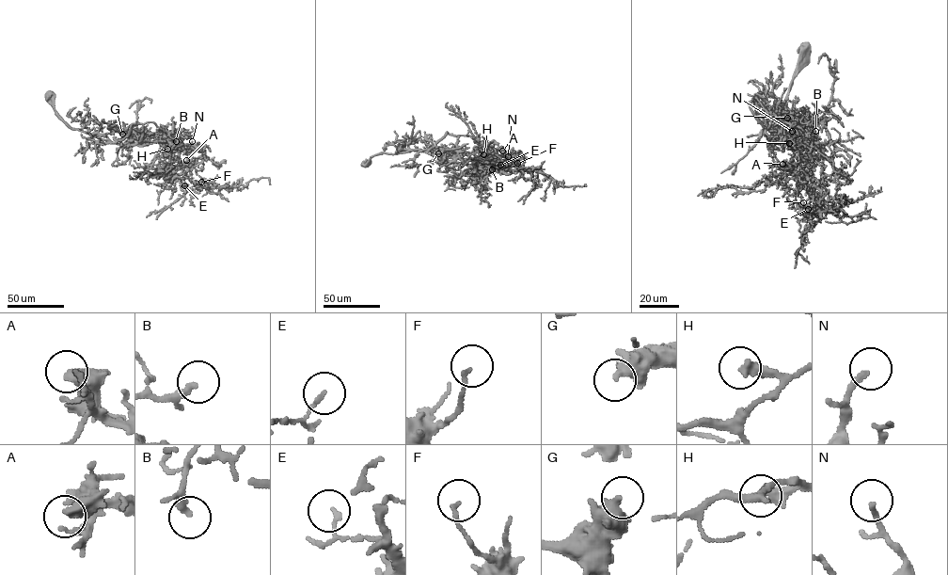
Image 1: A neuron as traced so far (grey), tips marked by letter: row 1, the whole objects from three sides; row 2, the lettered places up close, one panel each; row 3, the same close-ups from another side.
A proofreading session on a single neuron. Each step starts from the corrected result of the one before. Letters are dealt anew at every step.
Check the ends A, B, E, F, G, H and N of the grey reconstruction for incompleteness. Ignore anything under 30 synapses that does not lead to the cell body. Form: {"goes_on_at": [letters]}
{"goes_on_at": ["A", "B", "N"]}

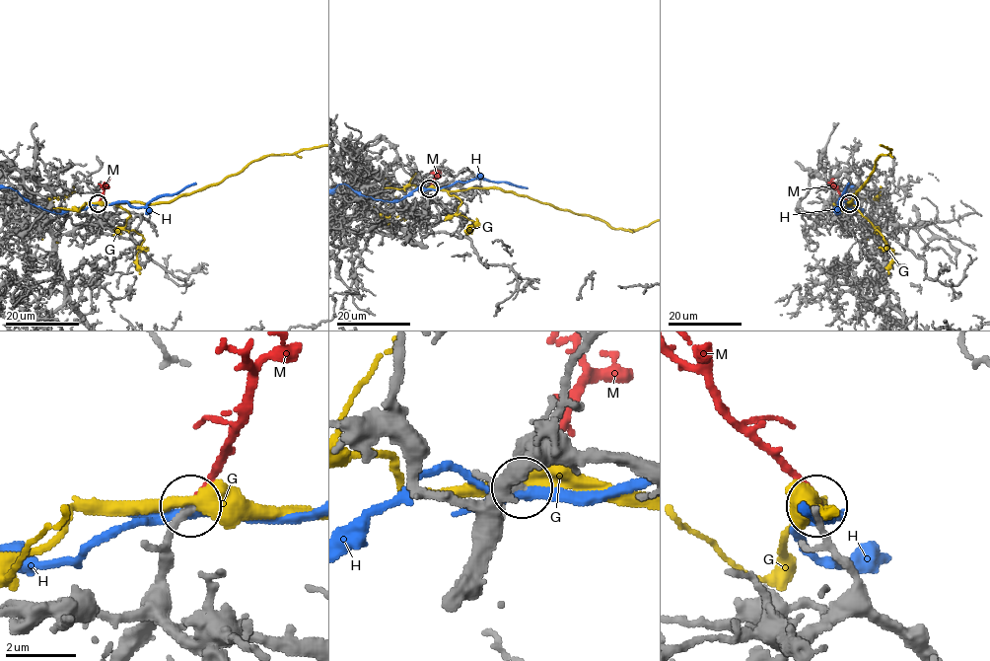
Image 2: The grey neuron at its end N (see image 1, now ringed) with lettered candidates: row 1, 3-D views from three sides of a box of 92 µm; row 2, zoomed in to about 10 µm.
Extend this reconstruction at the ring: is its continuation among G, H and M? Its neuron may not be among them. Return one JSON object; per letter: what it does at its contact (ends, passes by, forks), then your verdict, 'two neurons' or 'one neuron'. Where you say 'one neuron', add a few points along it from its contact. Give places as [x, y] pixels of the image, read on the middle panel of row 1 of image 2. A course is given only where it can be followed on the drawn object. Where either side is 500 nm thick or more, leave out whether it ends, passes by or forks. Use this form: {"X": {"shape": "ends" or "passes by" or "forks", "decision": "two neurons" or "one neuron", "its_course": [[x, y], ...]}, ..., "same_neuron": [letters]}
{"G": {"shape": "passes by", "decision": "two neurons"}, "H": {"shape": "forks", "decision": "two neurons"}, "M": {"shape": "ends", "decision": "one neuron", "its_course": [[428, 188], [440, 171], [441, 174]]}, "same_neuron": ["M"]}

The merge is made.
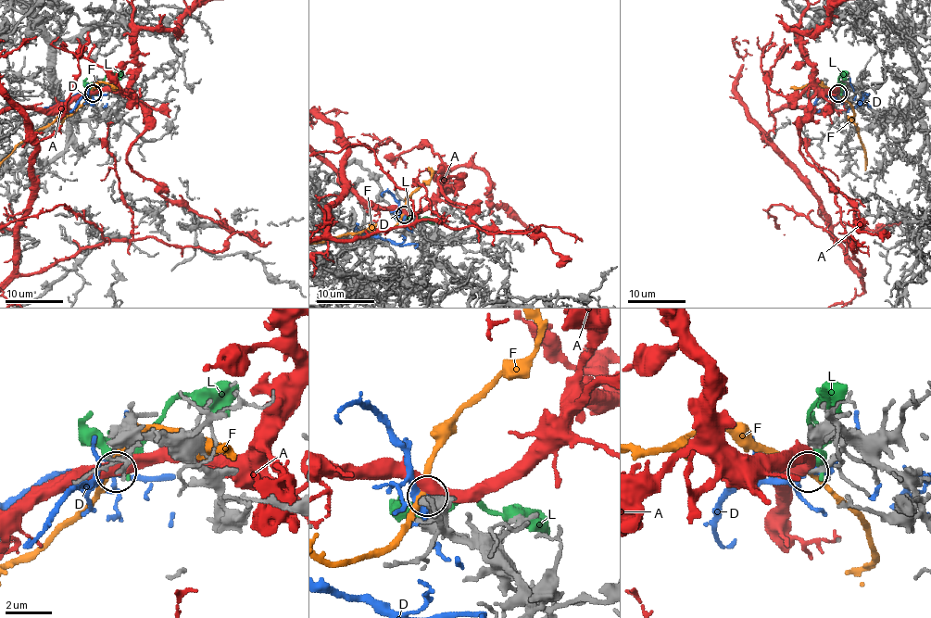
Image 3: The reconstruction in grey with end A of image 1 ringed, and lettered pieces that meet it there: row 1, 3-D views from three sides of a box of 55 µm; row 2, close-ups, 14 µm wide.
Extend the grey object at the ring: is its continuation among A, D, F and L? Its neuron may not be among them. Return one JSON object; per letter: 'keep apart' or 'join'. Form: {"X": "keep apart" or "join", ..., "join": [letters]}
{"A": "keep apart", "D": "keep apart", "F": "keep apart", "L": "keep apart", "join": []}

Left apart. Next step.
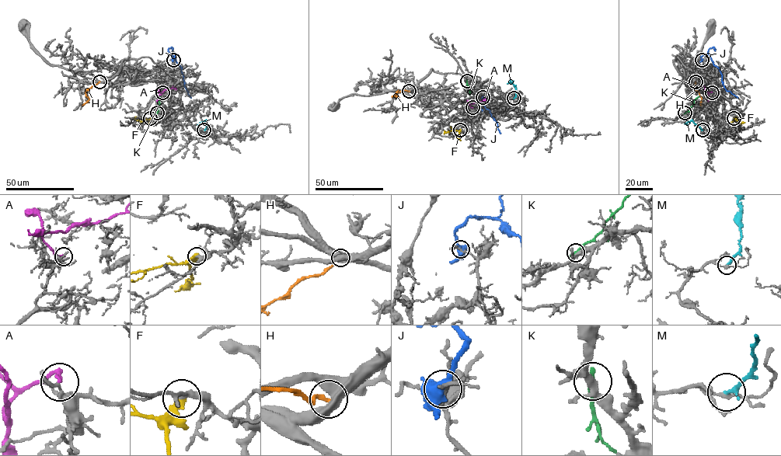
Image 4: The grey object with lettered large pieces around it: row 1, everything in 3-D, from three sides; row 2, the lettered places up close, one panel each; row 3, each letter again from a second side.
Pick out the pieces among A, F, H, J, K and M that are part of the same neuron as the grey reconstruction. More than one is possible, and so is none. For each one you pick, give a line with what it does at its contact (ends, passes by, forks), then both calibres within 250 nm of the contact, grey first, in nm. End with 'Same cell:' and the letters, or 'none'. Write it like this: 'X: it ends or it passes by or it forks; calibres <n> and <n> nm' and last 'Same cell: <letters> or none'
F: it ends; calibres 260 and 440 nm
Same cell: F

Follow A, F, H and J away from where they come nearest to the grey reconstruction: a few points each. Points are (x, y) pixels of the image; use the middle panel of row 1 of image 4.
A: (472, 107), (469, 103), (483, 100), (484, 97)
F: (460, 129), (446, 131)
H: (409, 91), (402, 90), (395, 94), (399, 97), (392, 97)
J: (482, 97), (481, 103), (489, 110), (500, 134)

